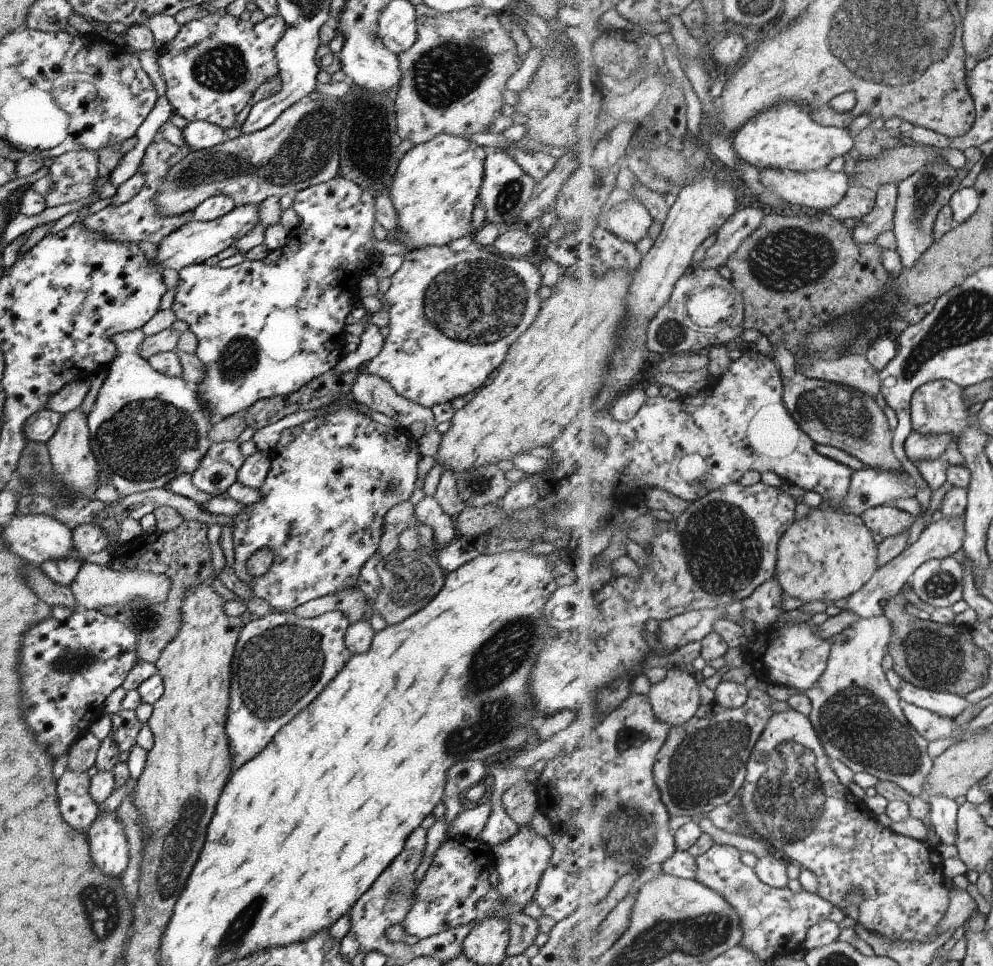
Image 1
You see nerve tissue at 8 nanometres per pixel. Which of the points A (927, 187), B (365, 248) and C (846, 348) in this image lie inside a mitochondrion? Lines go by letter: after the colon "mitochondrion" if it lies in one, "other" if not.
A: mitochondrion
B: other
C: other

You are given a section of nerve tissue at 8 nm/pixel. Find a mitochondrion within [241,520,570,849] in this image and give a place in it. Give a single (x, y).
(492, 712)

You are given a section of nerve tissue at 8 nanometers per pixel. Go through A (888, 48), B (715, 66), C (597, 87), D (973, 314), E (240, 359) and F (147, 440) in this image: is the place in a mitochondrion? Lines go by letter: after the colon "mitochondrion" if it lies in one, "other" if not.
A: mitochondrion
B: other
C: other
D: mitochondrion
E: mitochondrion
F: mitochondrion

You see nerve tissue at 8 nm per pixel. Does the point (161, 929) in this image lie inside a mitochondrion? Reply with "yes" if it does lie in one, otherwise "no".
no

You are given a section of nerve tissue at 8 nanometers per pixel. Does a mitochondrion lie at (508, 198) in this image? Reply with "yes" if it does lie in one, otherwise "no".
yes

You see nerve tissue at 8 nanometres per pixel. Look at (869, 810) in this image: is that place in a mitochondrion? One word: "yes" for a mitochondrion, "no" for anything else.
no

